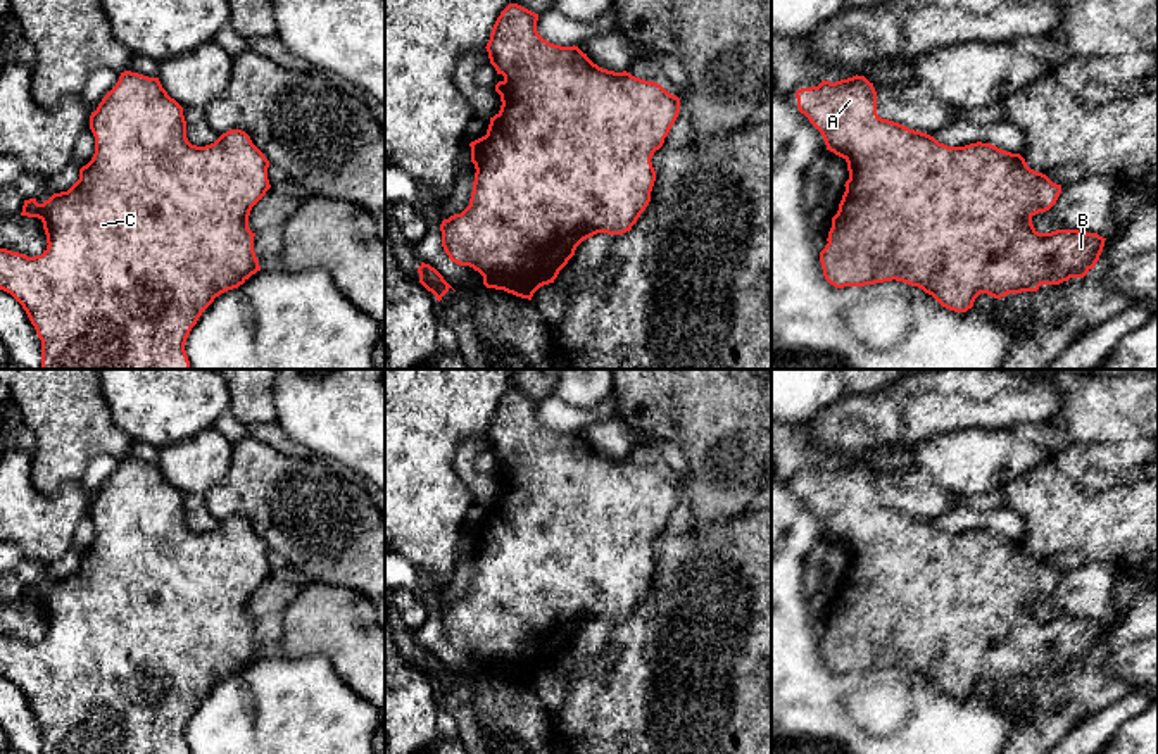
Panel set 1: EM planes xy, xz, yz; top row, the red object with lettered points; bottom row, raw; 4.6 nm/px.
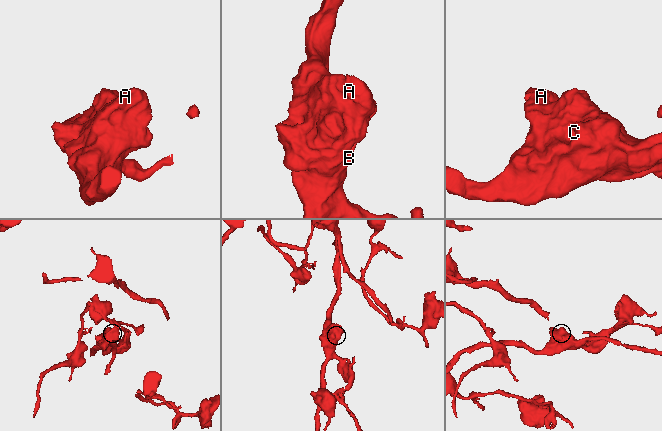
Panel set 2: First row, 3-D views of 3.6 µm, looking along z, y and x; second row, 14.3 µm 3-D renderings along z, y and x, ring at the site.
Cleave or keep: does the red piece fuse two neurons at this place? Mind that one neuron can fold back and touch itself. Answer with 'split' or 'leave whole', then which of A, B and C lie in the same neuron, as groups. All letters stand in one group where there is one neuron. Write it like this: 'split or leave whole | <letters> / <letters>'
leave whole | A B C

